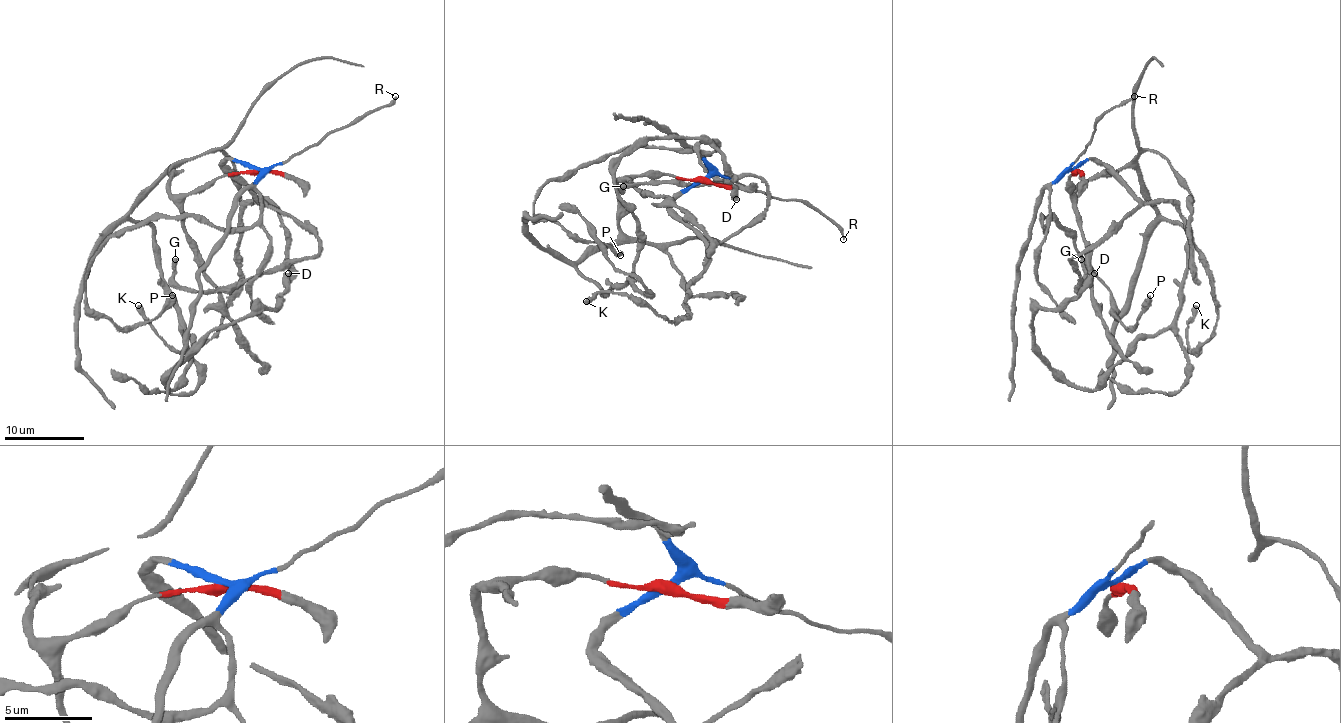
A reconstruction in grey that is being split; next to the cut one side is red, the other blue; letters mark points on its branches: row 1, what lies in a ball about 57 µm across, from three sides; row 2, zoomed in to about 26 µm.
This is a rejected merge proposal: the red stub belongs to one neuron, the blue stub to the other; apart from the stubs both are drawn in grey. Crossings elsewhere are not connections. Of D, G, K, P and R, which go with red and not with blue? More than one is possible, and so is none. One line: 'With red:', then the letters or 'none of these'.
With red: D

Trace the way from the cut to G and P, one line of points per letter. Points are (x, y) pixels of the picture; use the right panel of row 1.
G: (1074, 169), (1090, 159), (1105, 163), (1139, 201), (1070, 259), (1080, 275), (1078, 291), (1080, 259)
P: (1074, 169), (1050, 187), (1044, 229), (1042, 217), (1048, 217), (1070, 237), (1127, 327), (1137, 323), (1151, 295)

